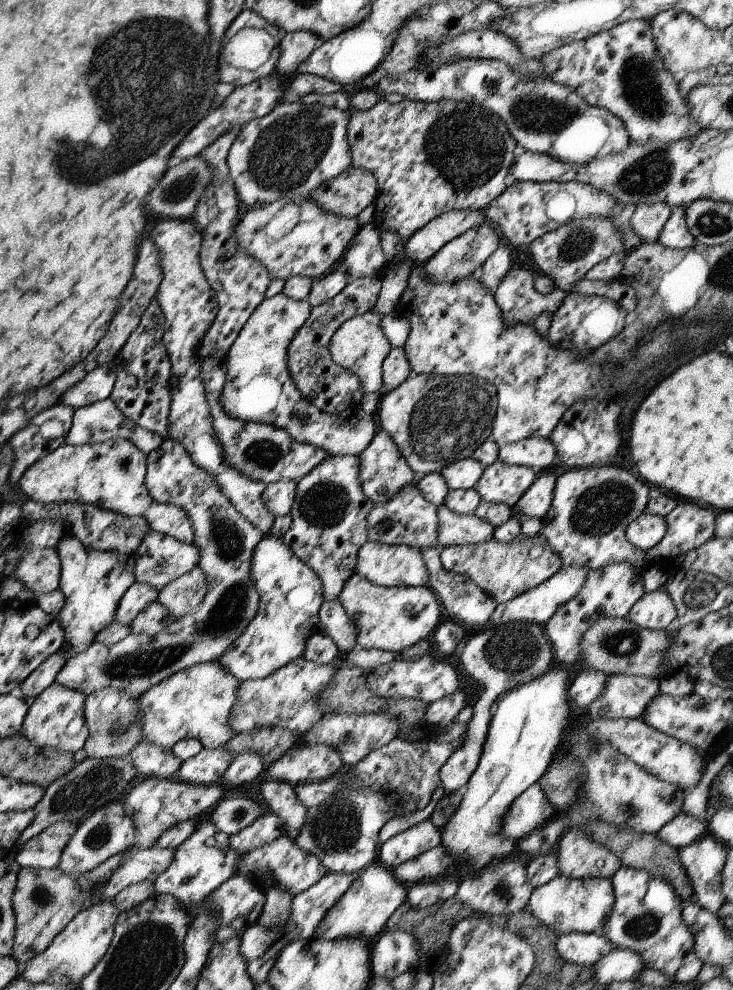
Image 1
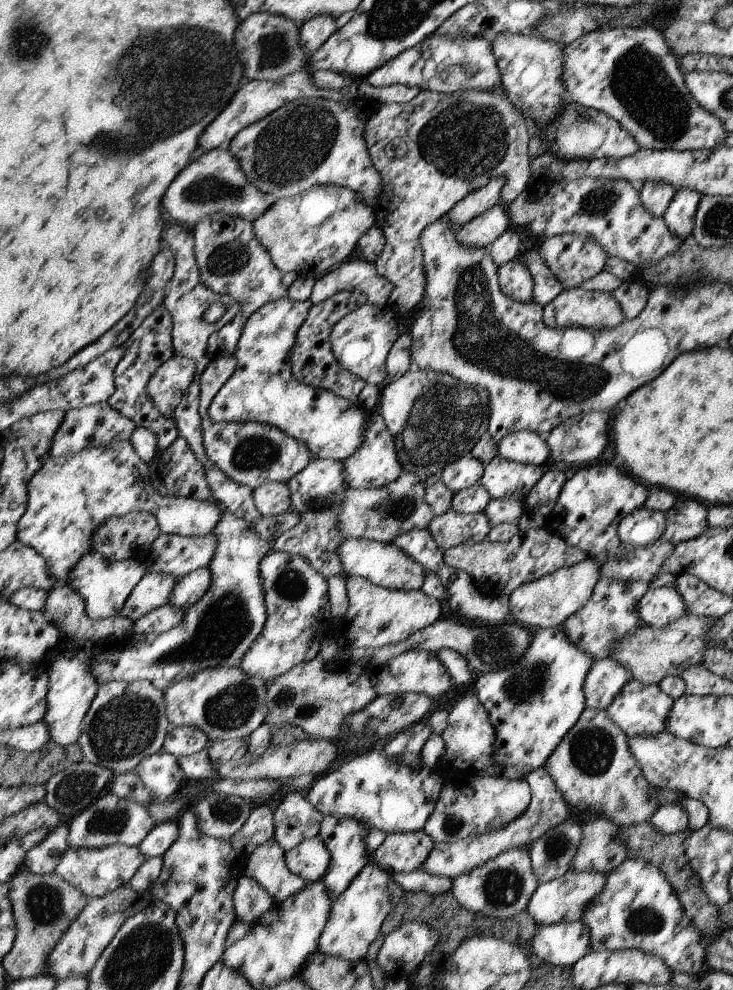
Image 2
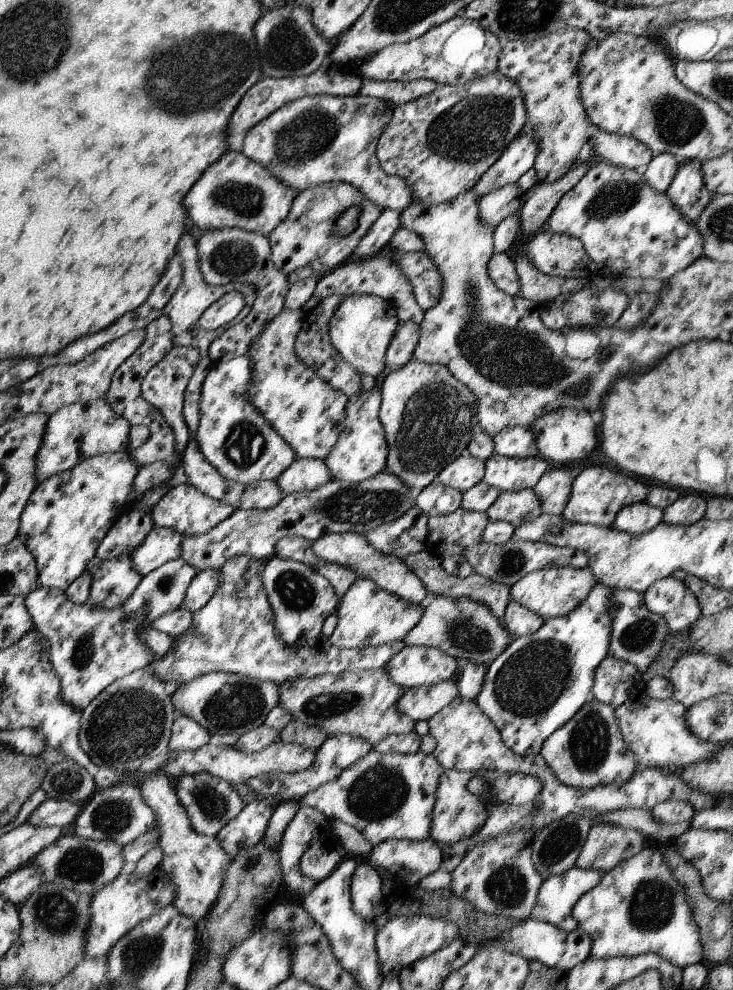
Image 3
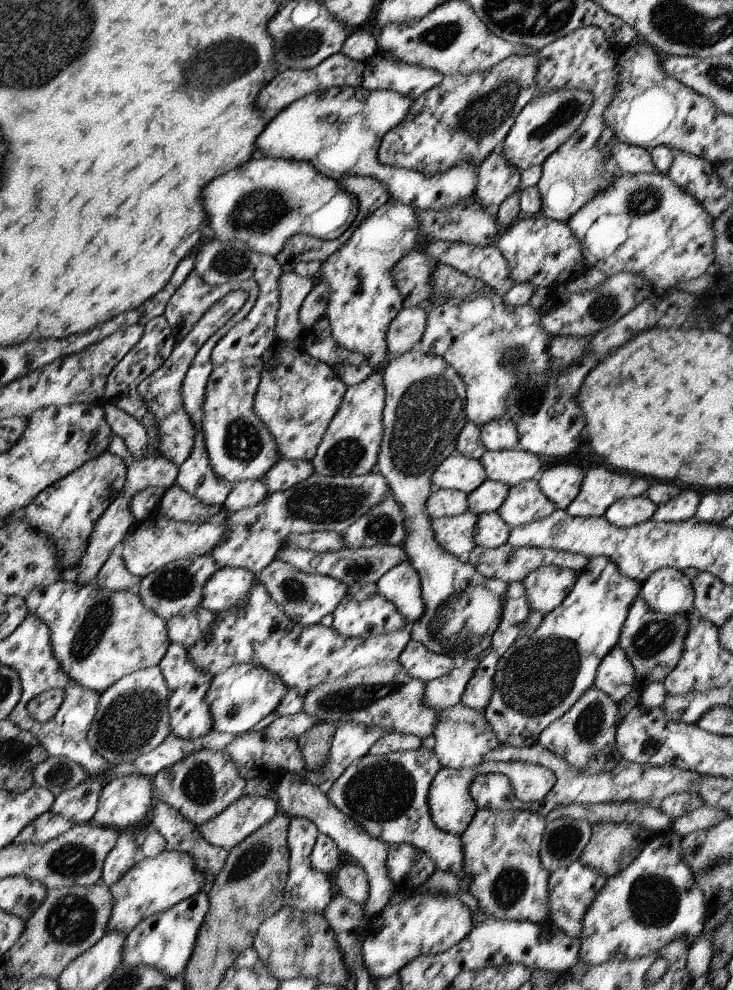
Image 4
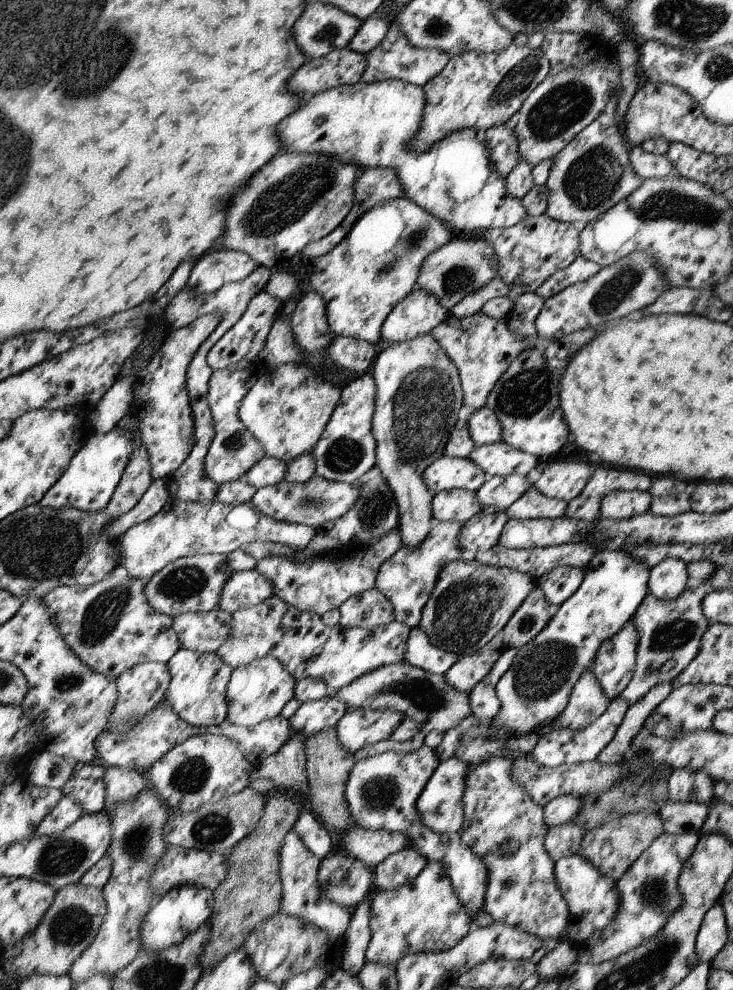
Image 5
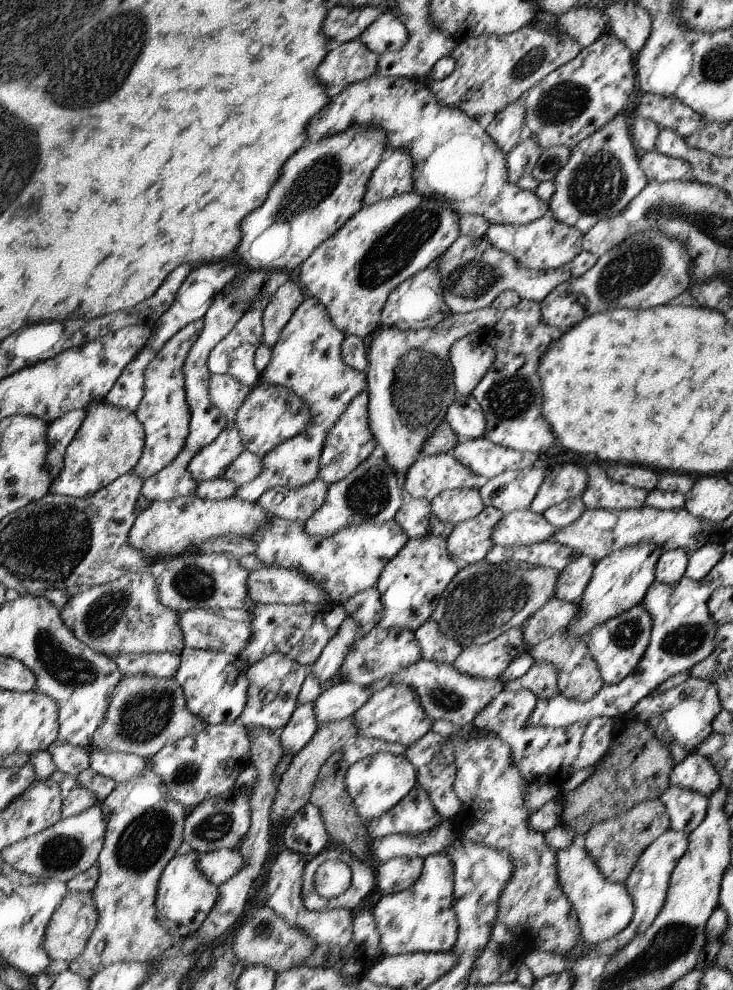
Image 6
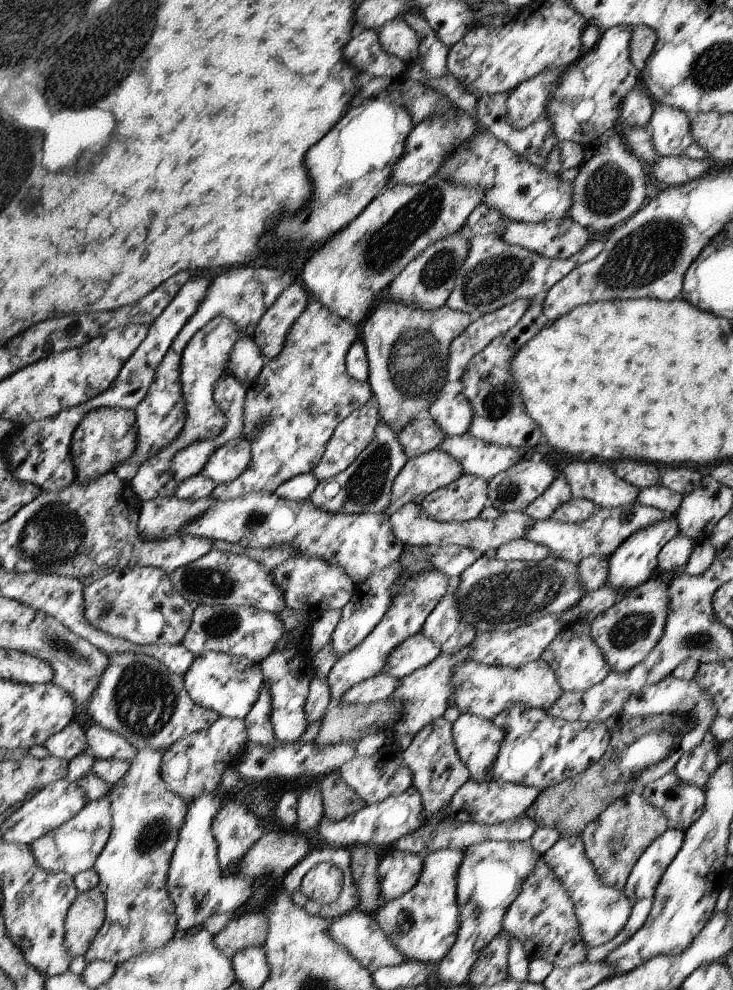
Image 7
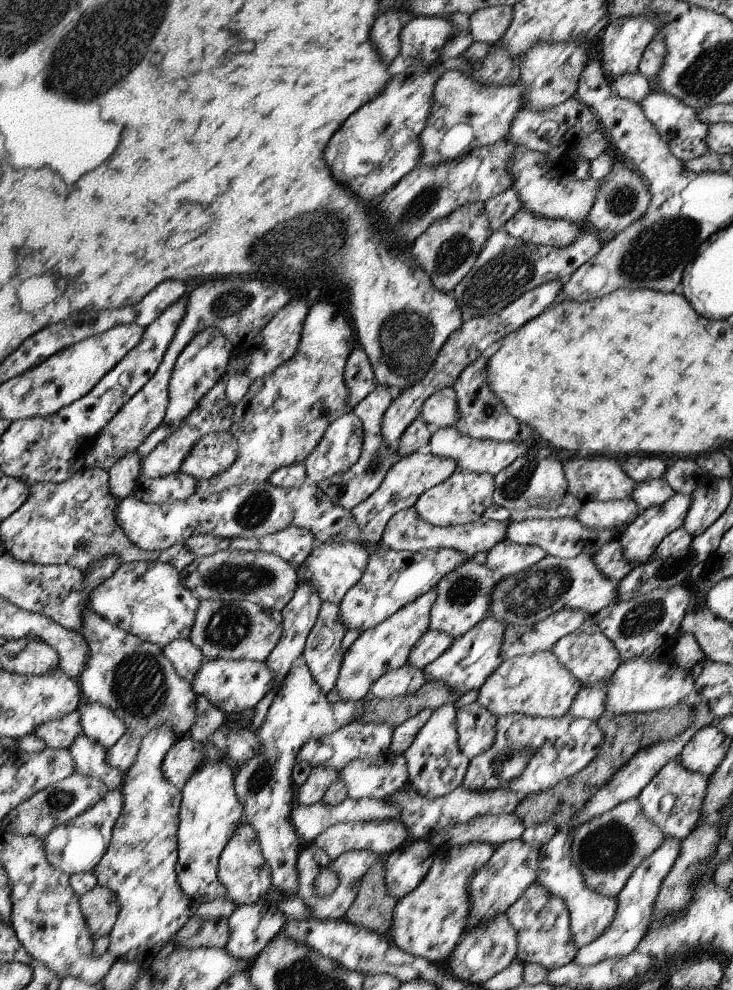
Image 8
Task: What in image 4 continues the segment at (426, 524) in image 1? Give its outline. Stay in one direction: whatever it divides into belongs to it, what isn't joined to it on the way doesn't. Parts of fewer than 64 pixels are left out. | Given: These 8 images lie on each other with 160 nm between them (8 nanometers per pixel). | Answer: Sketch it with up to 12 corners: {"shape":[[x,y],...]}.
{"shape":[[314,474],[227,516],[208,555],[266,570],[288,535],[346,532],[391,495],[368,475]]}

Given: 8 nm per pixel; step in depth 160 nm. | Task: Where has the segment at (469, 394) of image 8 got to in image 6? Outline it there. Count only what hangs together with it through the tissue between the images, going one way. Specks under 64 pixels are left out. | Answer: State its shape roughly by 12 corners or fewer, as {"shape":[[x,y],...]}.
{"shape":[[521,299],[500,315],[494,366],[471,395],[484,438],[540,456],[536,366],[562,331]]}

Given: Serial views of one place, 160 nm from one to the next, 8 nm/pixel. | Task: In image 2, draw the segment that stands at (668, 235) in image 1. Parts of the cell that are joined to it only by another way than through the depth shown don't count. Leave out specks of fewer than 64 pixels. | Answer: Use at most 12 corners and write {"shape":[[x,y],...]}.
{"shape":[[680,189],[663,214],[669,232],[691,241],[701,198]]}

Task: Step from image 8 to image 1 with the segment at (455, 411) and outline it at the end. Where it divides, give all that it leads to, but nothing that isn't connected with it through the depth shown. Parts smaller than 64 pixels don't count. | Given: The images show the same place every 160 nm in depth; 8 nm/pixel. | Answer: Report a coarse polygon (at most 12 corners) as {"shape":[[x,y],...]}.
{"shape":[[549,438],[499,449],[499,459],[541,474],[557,461]]}

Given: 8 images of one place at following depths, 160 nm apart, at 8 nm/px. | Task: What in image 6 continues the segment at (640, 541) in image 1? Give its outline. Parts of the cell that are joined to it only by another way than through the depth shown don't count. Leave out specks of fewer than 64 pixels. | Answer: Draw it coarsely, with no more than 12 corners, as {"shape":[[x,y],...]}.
{"shape":[[584,467],[586,509],[645,506],[648,491],[615,482],[603,467]]}

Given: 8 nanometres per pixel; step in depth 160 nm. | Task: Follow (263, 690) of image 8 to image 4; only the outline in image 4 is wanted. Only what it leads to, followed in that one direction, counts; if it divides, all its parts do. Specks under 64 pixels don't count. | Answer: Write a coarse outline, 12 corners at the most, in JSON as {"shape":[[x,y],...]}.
{"shape":[[171,642],[158,666],[170,692],[171,732],[200,742],[214,716],[214,677]]}

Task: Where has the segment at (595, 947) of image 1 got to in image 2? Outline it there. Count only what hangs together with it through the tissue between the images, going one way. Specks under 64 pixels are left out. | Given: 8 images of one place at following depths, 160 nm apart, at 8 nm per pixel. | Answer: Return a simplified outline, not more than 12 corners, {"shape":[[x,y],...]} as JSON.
{"shape":[[582,921],[539,925],[539,958],[573,967],[593,950]]}

